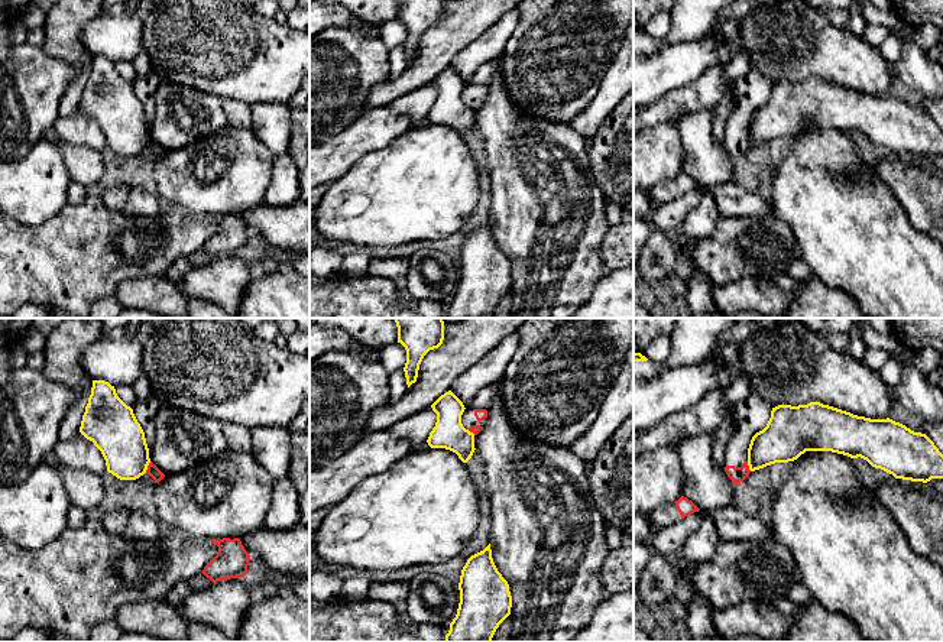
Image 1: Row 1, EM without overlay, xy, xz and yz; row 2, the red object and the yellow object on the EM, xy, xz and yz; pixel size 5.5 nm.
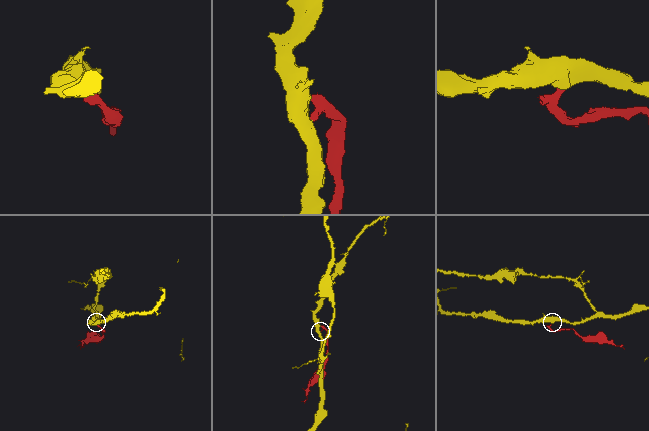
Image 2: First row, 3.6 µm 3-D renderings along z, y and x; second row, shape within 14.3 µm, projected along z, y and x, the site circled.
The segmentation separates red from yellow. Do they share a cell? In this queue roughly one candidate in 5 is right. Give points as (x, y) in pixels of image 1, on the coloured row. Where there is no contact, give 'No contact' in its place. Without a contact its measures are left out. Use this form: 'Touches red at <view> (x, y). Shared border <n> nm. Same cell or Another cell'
Touches red at xy (148, 467). Shared border 80 nm. Another cell

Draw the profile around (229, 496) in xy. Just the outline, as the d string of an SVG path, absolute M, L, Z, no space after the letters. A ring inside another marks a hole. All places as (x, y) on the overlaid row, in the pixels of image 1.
M231 448L155 484L155 518L192 538L243 538L263 528L273 477L247 451Z

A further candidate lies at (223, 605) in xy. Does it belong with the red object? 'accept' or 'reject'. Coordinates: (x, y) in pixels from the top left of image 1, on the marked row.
reject

